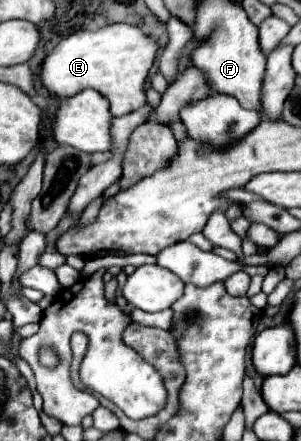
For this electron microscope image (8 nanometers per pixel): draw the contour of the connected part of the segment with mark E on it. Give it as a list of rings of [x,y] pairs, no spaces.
[[[110,24],[96,32],[74,32],[64,38],[42,64],[42,82],[58,96],[74,96],[86,88],[94,88],[110,100],[114,116],[124,116],[146,102],[146,78],[158,52],[158,40],[144,34],[132,24]]]

